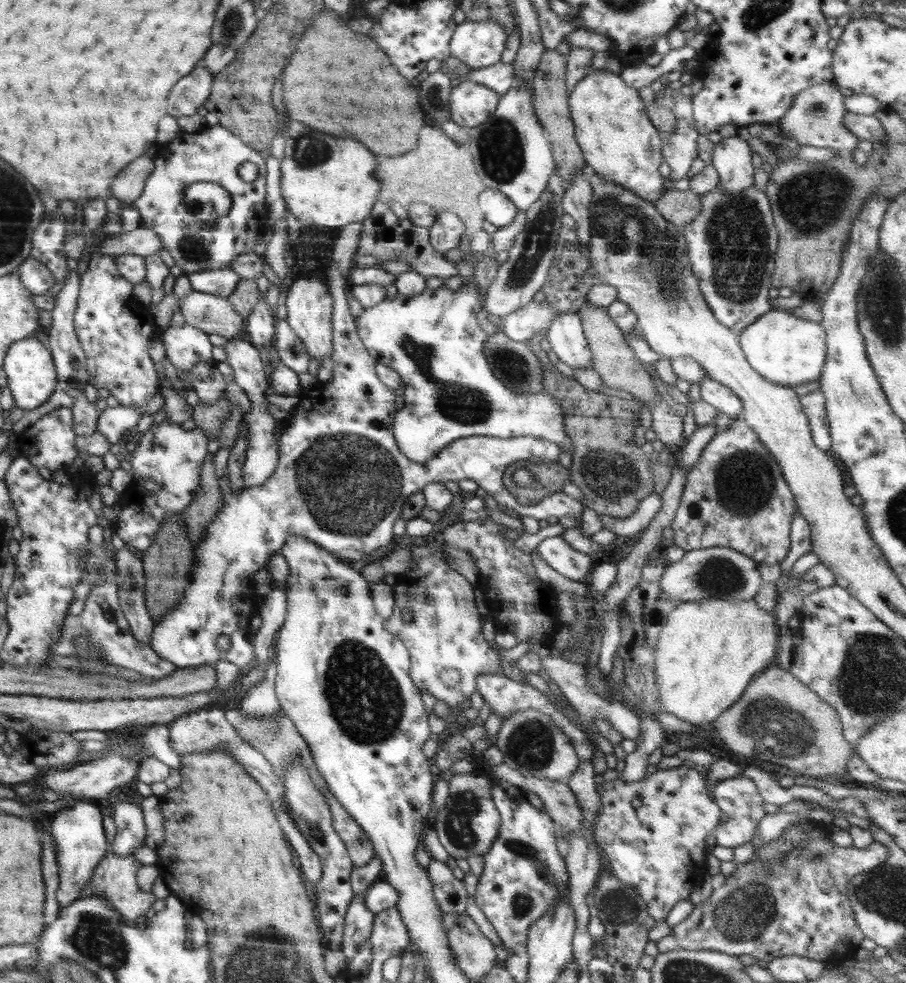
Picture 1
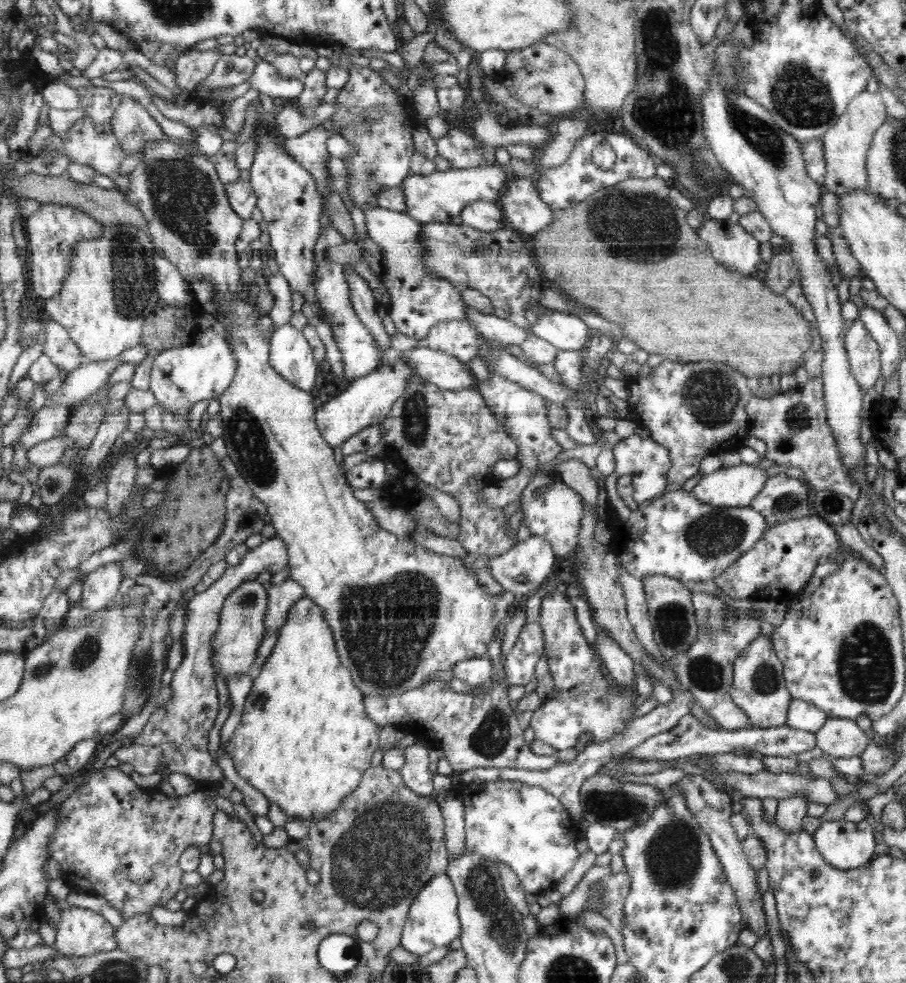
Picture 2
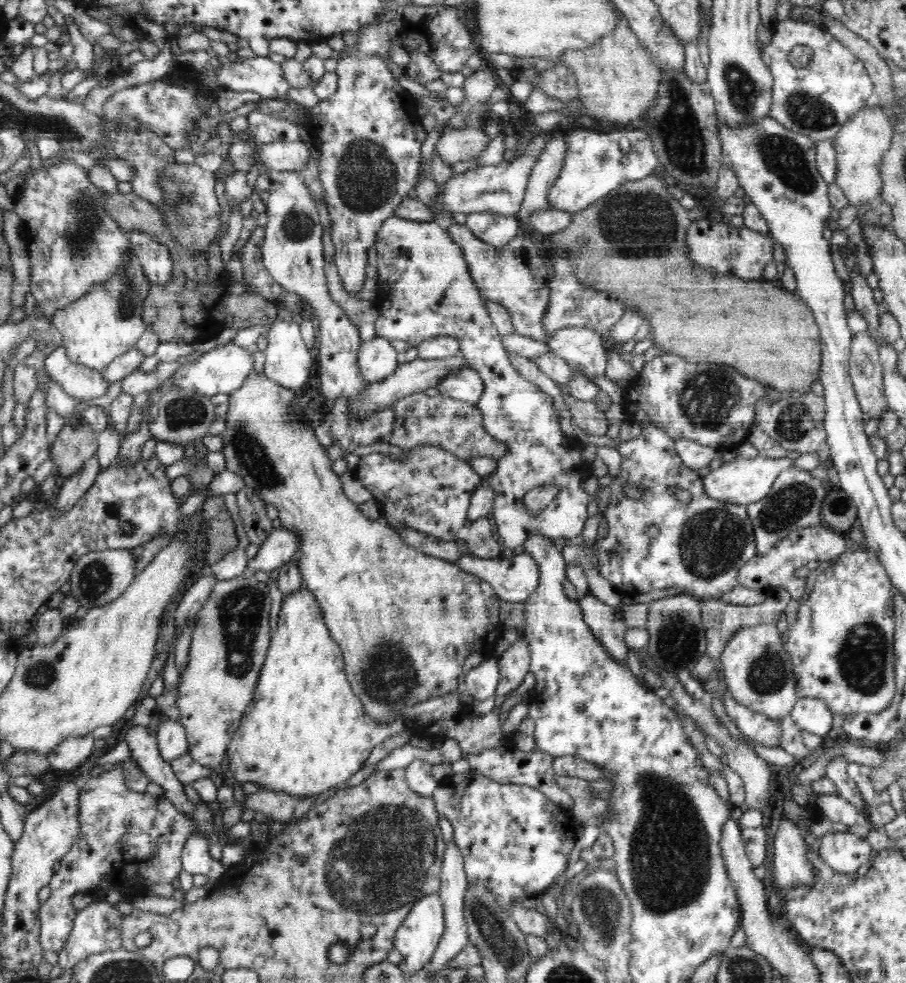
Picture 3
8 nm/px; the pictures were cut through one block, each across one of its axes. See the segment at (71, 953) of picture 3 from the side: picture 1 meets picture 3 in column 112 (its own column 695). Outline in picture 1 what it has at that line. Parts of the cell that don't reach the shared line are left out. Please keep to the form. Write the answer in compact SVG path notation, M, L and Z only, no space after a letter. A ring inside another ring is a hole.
M810 822L797 824L808 837L803 847L792 849L783 859L776 859L771 863L761 863L758 859L744 864L737 863L736 870L725 878L721 887L714 889L704 902L694 904L694 909L687 919L671 928L669 935L657 942L659 952L682 949L715 950L732 956L750 954L763 964L791 954L822 962L834 961L837 964L847 964L854 959L865 934L857 925L847 895L847 884L853 876L884 864L888 849L878 841L866 848L844 848L839 842L833 843L824 838L823 829L820 827L812 828Z

